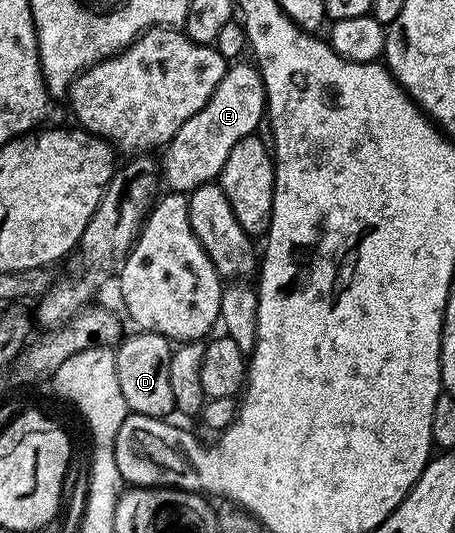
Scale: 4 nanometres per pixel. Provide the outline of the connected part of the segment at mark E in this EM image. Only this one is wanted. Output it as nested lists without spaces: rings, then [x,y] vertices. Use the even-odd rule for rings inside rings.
[[[233,64],[224,75],[222,81],[218,83],[218,88],[211,94],[210,101],[174,133],[172,140],[163,148],[162,154],[162,183],[169,192],[187,193],[193,191],[198,185],[213,182],[225,165],[227,157],[234,145],[244,136],[253,134],[266,117],[267,99],[265,97],[264,82],[261,80],[259,71],[253,64],[242,65]]]

